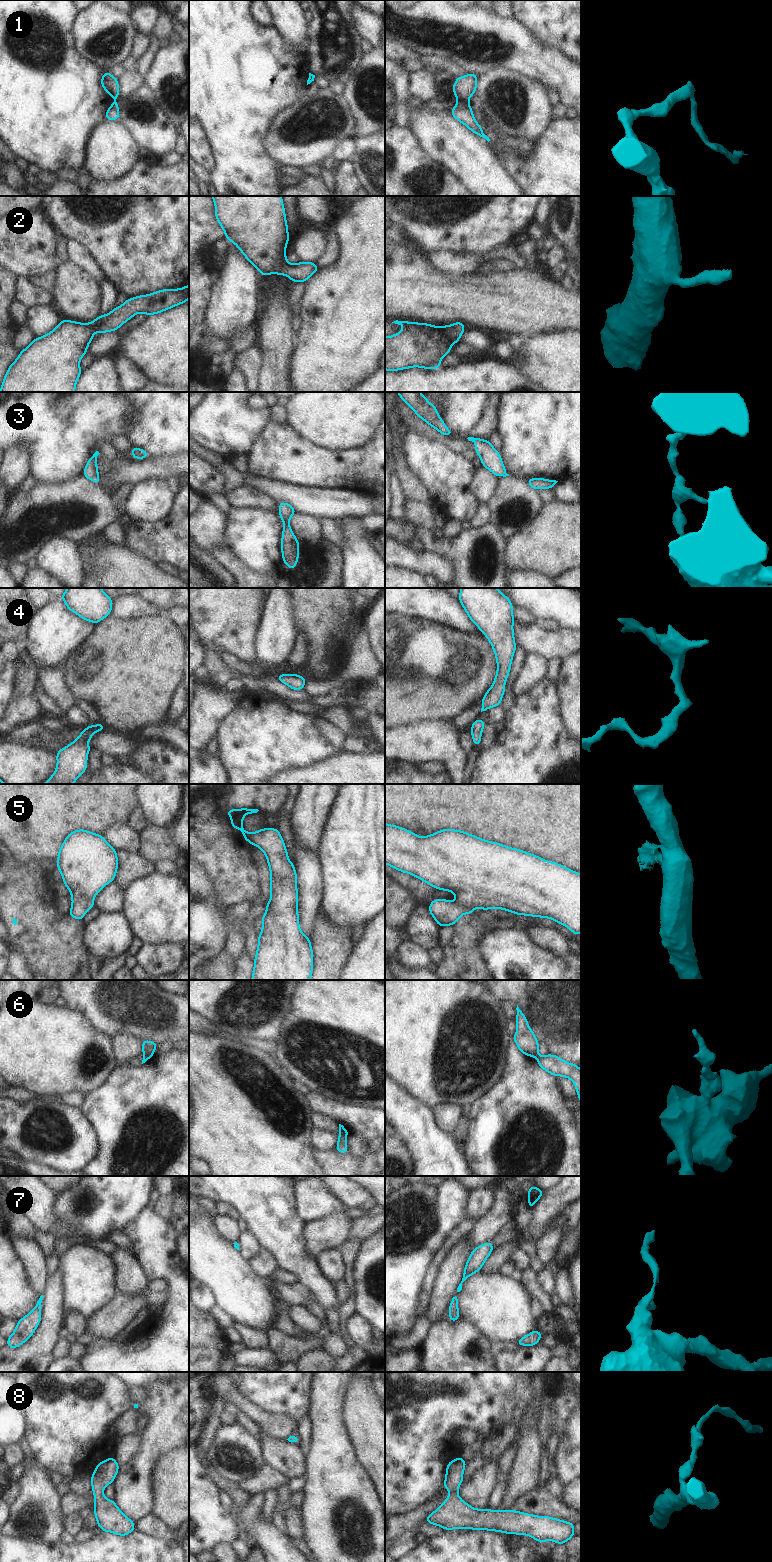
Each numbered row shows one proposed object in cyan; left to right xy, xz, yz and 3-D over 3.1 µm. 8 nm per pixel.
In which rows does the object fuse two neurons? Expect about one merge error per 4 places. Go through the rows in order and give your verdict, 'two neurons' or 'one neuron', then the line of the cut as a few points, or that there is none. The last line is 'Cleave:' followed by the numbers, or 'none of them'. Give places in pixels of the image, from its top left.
1: two neurons; cut in yz along (458, 100), (467, 102)
2: one neuron; no cut
3: one neuron; no cut
4: one neuron; no cut
5: one neuron; no cut
6: two neurons; cut in xz along (338, 1132), (346, 1136)
7: one neuron; no cut
8: one neuron; no cut
Cleave: 1, 6

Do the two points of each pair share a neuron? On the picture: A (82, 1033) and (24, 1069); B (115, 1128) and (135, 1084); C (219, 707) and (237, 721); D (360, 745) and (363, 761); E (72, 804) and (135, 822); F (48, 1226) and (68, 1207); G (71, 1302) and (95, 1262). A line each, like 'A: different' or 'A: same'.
A: same
B: same
C: different
D: different
E: different
F: different
G: same

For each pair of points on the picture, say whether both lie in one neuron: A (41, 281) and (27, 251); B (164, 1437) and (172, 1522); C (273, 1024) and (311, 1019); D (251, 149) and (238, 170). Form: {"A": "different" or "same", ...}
{"A": "different", "B": "different", "C": "different", "D": "same"}

